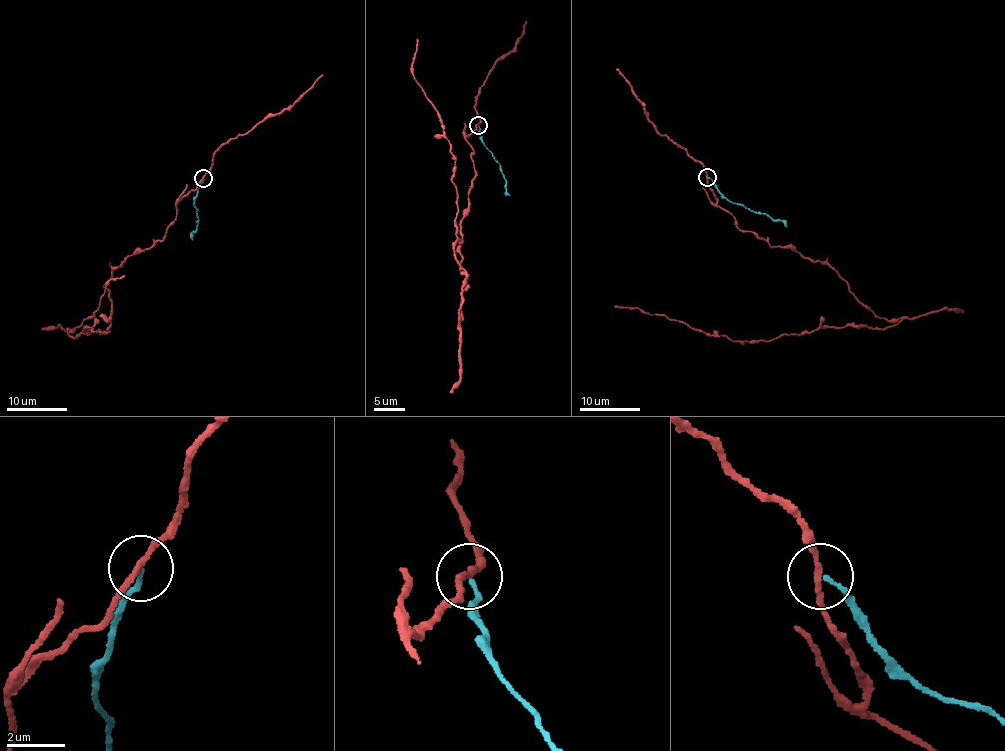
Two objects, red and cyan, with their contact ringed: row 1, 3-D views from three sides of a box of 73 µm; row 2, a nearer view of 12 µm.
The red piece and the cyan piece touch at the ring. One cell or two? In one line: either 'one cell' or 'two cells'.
two cells

